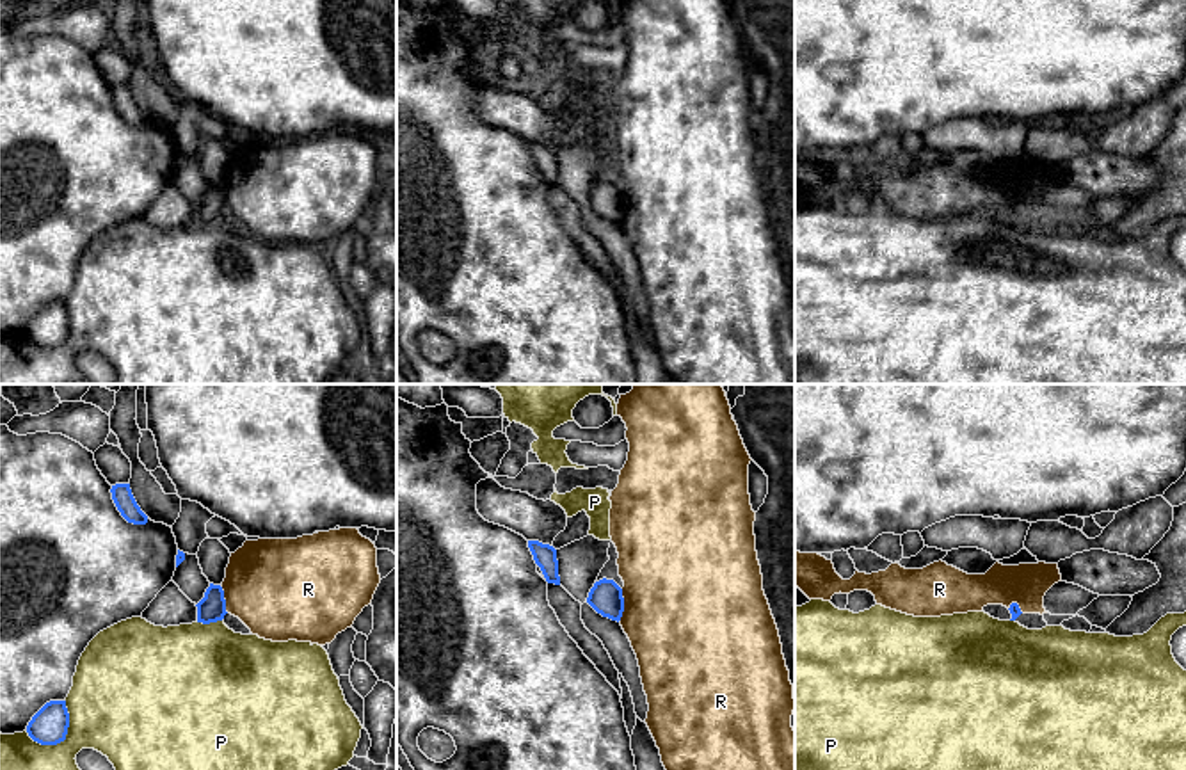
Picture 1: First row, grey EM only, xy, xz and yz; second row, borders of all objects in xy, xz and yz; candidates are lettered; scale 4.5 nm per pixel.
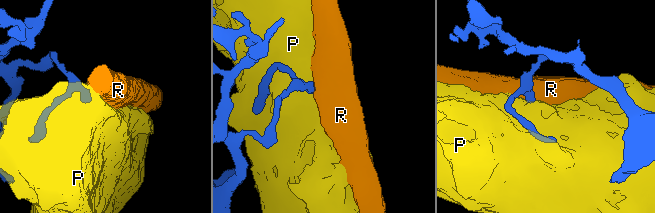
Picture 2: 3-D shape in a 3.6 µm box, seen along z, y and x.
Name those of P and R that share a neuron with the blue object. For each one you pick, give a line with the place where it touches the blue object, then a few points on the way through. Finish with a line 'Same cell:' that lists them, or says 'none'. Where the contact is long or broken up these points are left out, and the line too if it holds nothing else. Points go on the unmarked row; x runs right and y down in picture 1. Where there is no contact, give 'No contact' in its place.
Same cell: none

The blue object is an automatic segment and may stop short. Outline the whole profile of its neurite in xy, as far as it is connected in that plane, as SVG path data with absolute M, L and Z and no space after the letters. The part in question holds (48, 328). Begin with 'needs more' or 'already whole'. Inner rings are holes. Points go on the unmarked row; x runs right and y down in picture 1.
already whole | M66 302L46 304L28 324L28 338L41 347L57 347L66 341L69 315Z

